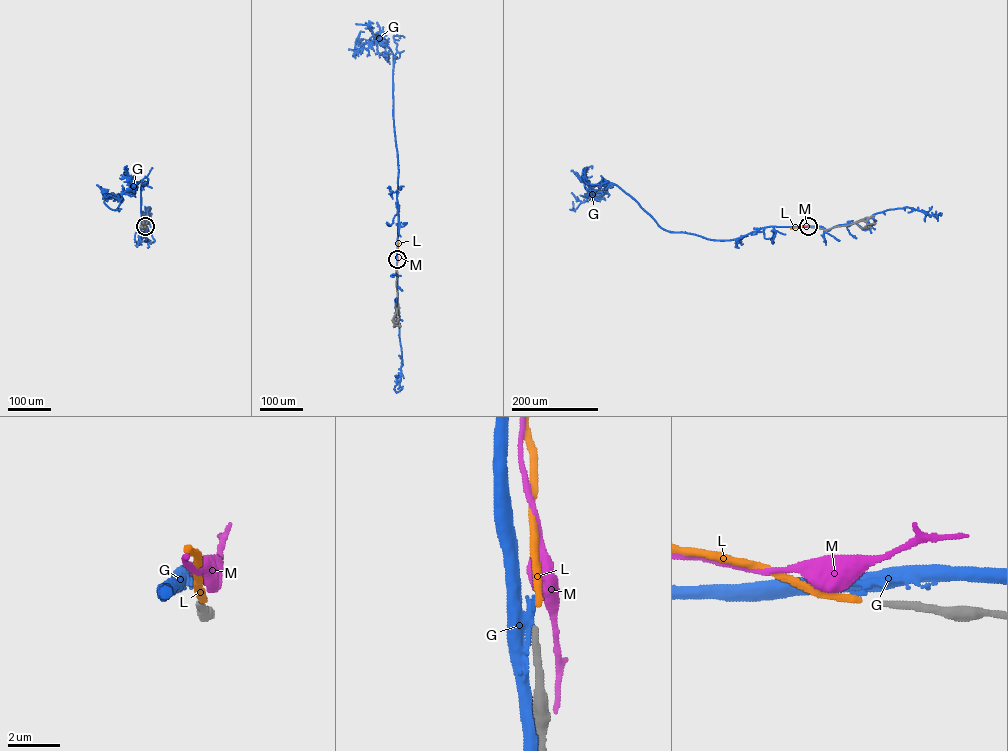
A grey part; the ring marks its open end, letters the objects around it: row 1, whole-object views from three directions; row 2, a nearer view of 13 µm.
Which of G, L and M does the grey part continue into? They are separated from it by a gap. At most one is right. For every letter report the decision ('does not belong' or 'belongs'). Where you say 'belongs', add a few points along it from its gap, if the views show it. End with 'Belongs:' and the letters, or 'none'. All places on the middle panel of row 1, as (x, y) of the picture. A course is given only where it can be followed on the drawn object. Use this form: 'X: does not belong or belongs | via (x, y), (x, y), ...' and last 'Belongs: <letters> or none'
G: does not belong
L: belongs | via (397, 259), (397, 241)
M: does not belong
Belongs: L

